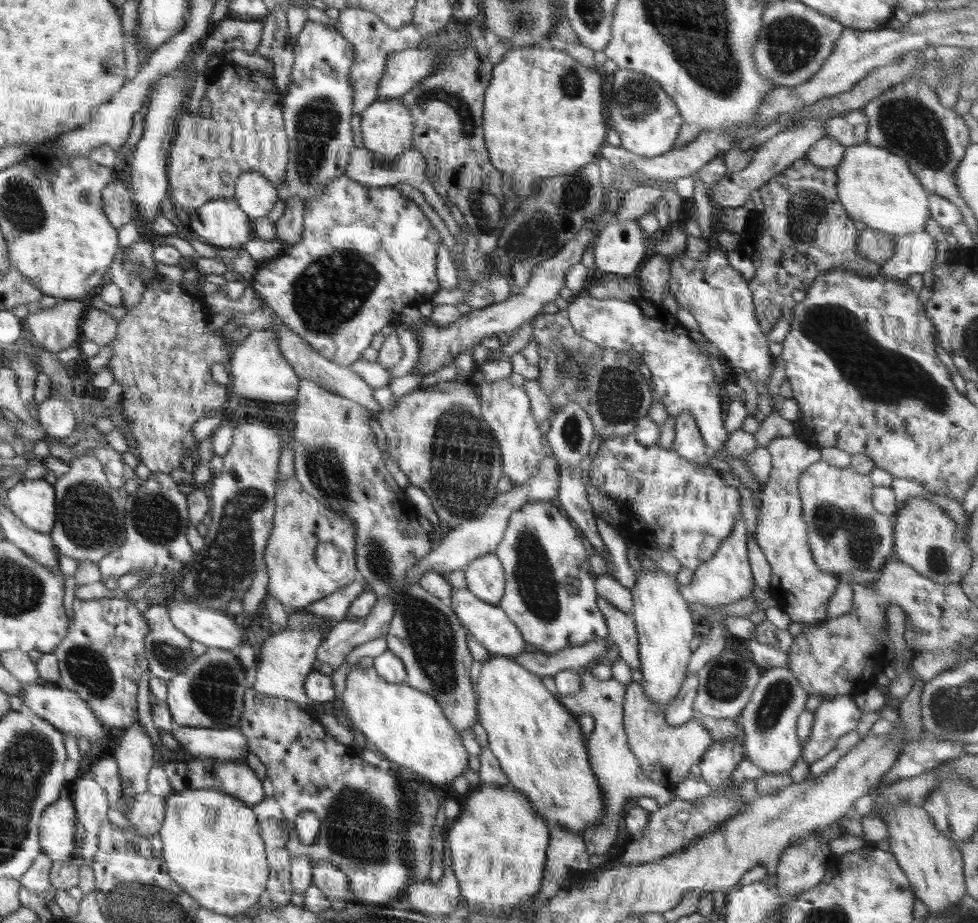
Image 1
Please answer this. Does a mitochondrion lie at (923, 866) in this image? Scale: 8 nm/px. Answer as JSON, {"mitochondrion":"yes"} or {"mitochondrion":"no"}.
{"mitochondrion":"no"}

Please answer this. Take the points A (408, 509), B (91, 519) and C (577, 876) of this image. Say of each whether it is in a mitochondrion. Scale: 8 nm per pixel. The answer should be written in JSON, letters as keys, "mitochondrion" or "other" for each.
{"A":"other","B":"mitochondrion","C":"other"}

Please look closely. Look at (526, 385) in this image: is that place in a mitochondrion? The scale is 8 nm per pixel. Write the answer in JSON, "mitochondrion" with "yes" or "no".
{"mitochondrion":"no"}

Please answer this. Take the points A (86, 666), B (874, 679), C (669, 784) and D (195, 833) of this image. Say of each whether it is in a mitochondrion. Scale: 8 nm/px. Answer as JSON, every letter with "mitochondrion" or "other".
{"A":"mitochondrion","B":"other","C":"other","D":"other"}

